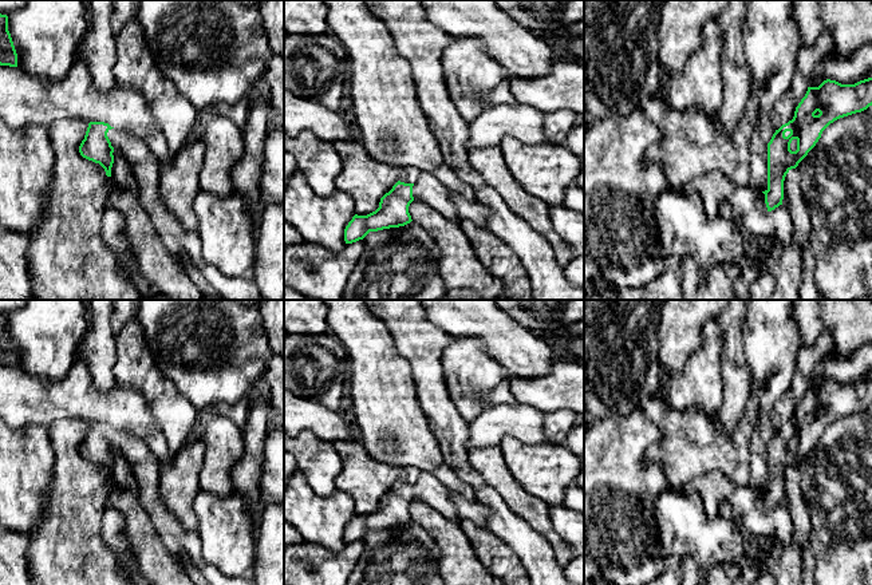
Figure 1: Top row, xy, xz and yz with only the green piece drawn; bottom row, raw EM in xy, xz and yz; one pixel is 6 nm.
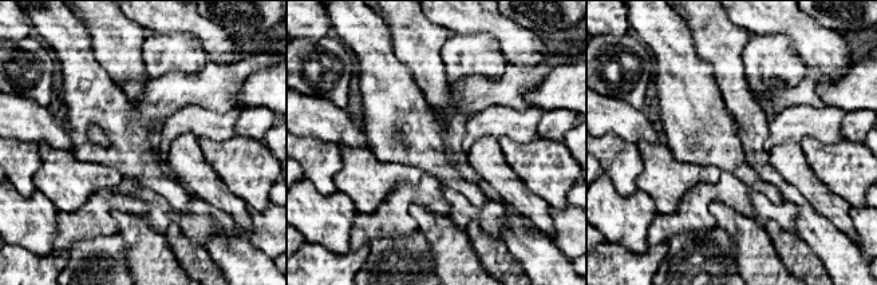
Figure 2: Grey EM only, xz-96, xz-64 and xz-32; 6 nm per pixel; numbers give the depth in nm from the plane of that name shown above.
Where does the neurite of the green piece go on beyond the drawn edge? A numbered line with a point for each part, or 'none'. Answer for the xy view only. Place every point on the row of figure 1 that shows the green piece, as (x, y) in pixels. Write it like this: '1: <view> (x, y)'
1: xy (146, 168)

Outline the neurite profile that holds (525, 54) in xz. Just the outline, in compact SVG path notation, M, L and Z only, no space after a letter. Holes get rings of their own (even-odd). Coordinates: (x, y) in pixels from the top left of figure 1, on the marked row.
M494 0L419 1L431 24L450 36L481 39L485 52L514 76L547 76L557 59L545 37L514 21Z

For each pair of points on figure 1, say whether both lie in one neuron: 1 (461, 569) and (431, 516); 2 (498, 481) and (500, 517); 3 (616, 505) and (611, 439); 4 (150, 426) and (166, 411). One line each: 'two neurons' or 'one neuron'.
1: one neuron
2: two neurons
3: one neuron
4: two neurons

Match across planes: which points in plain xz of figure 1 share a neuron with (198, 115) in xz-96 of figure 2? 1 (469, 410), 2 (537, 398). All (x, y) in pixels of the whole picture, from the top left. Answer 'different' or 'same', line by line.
1: different
2: different

